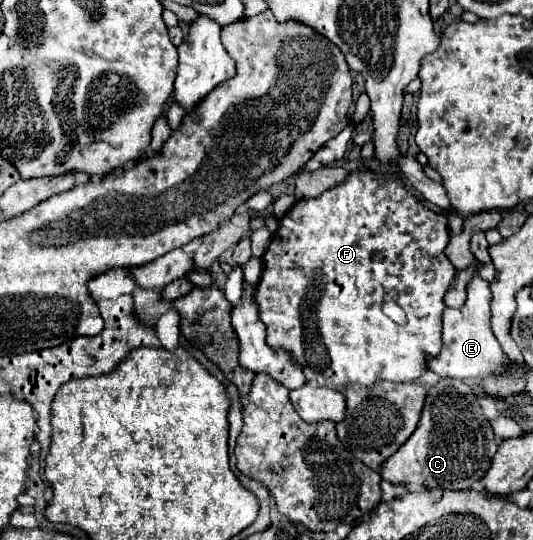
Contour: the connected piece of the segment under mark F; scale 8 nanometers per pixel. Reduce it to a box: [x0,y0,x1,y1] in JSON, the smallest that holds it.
[255,169,457,387]

